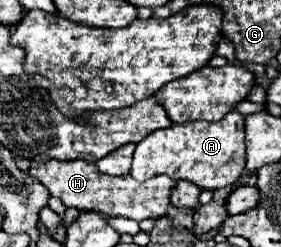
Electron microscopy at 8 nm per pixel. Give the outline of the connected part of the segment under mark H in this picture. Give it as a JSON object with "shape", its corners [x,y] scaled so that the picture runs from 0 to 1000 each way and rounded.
{"shape":[[[167,652],[153,668],[117,660],[103,709],[153,741],[181,798],[210,798],[238,838],[267,838],[281,854],[345,854],[388,879],[452,879],[480,895],[580,879],[609,830],[609,773],[630,749],[630,733],[587,709],[509,741],[480,733],[466,709],[367,709],[331,660],[302,652]]]}

